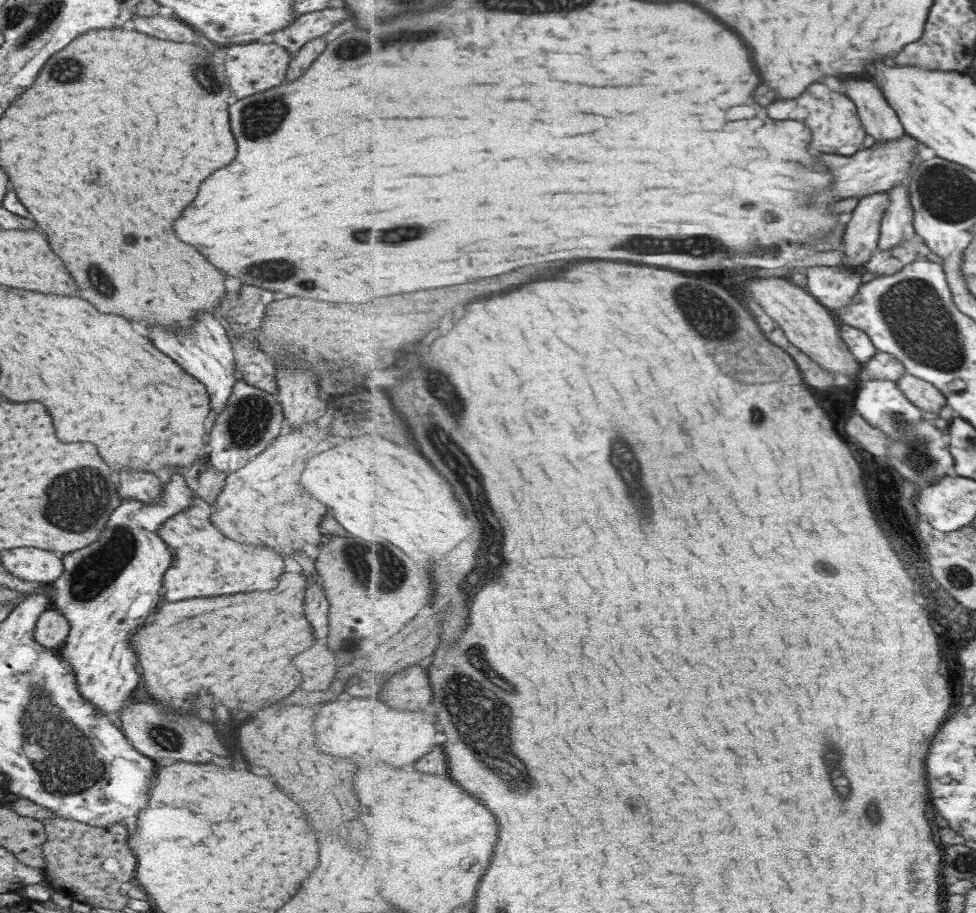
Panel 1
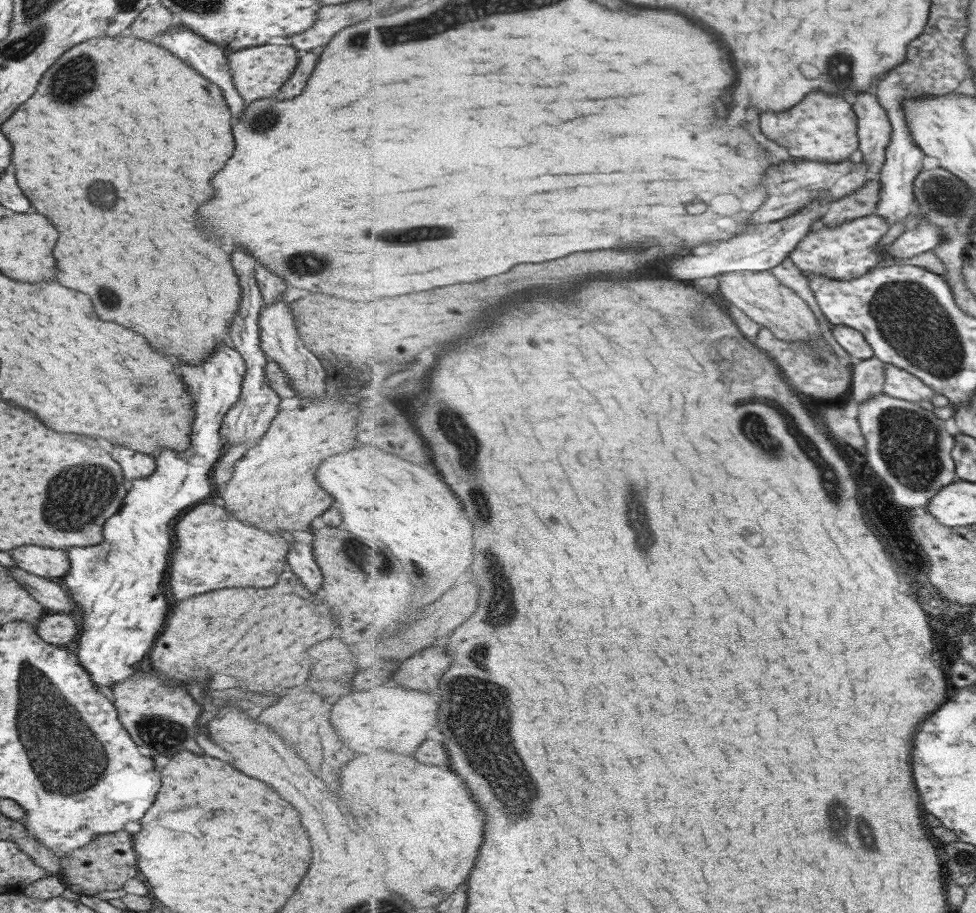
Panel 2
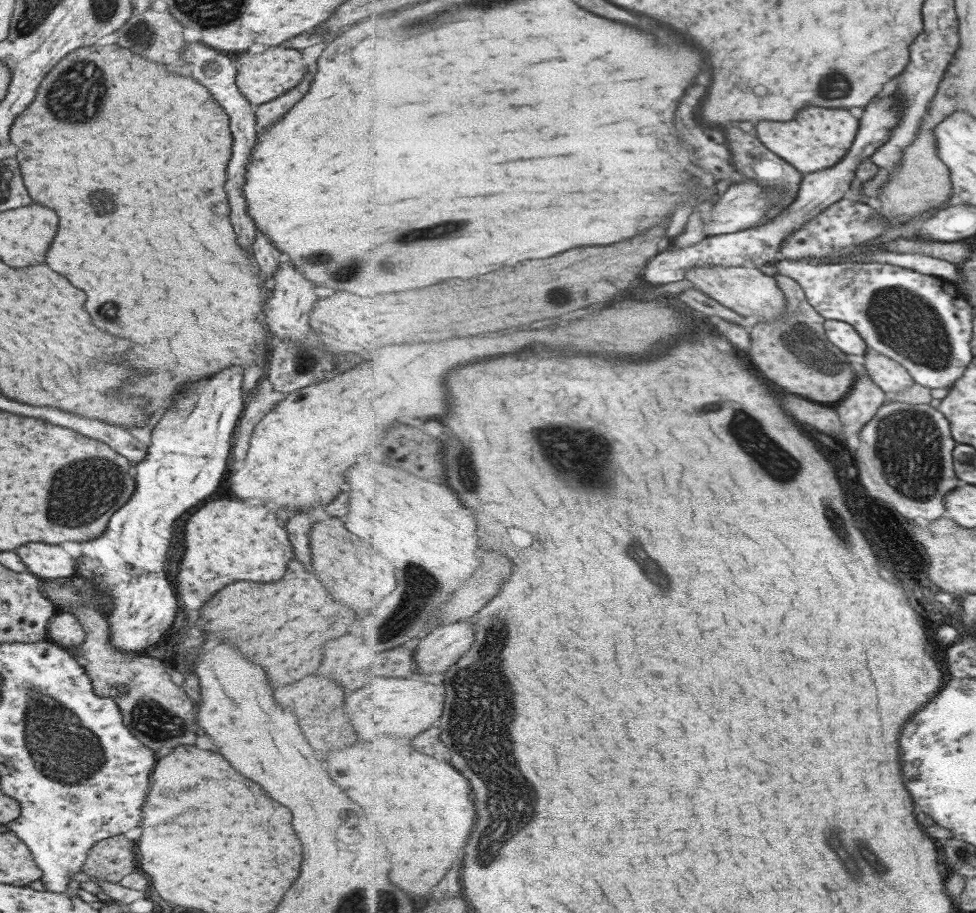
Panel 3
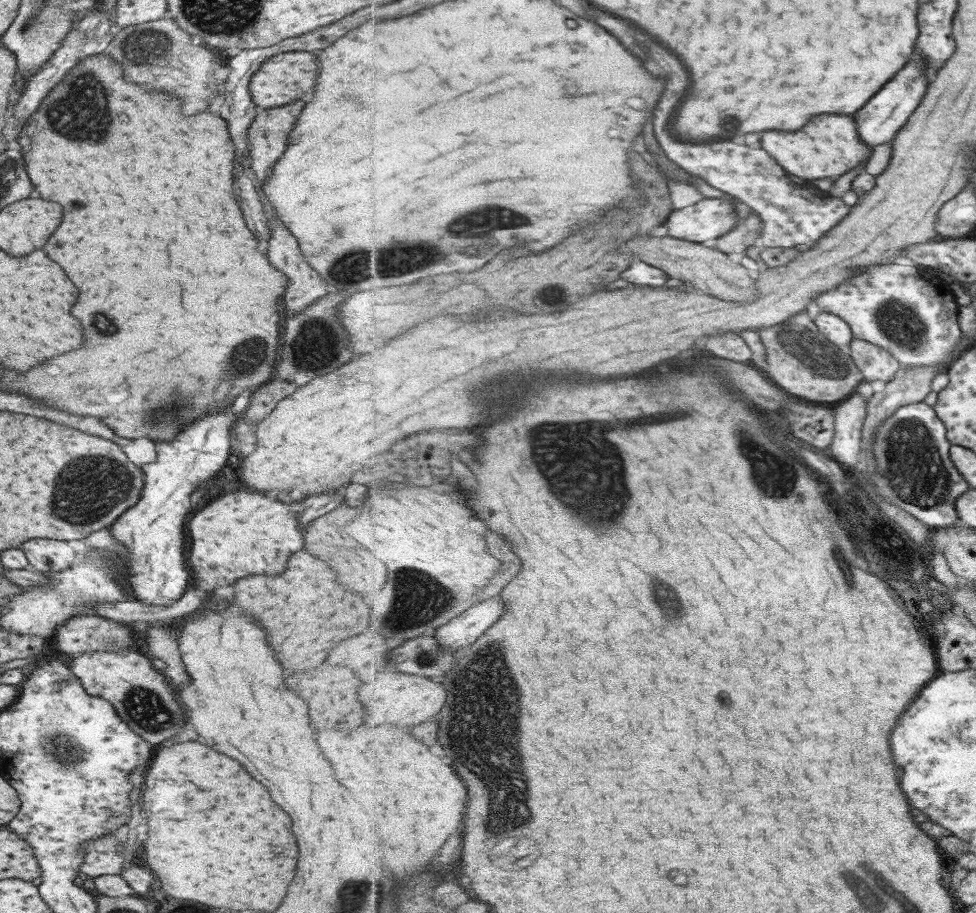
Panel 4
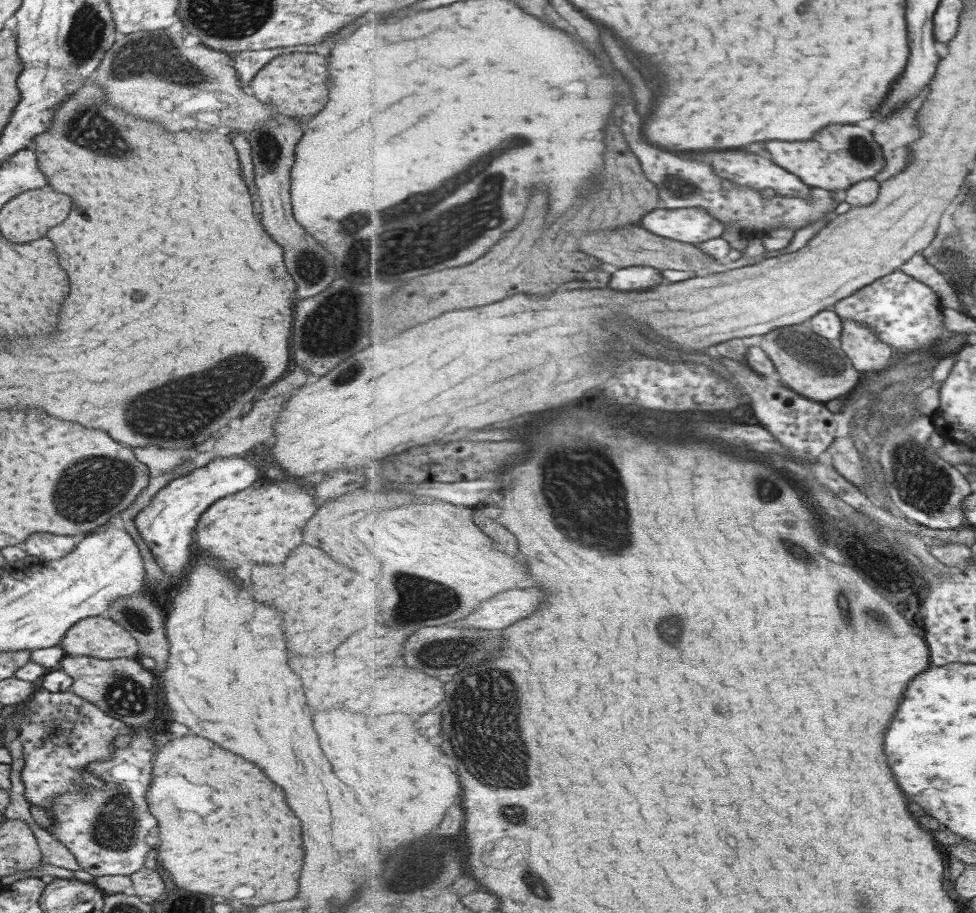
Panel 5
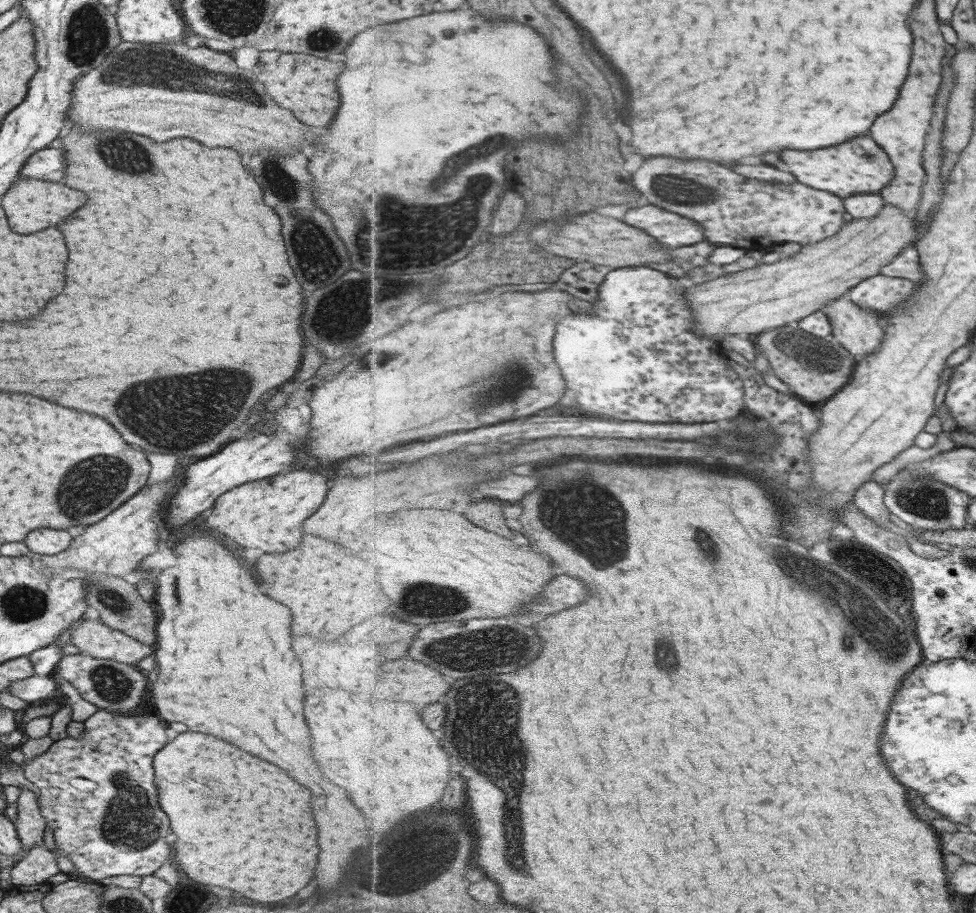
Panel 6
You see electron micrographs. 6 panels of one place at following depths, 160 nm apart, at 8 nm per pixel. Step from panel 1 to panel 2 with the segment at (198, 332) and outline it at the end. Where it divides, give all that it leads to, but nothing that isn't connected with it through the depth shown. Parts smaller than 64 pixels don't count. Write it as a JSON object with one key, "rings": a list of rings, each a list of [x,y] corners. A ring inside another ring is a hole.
{"rings":[[[217,345],[209,358],[199,364],[179,364],[179,374],[193,394],[195,414],[189,432],[187,450],[159,450],[159,458],[154,458],[155,469],[145,478],[131,480],[132,487],[123,497],[122,505],[115,514],[105,519],[103,523],[102,541],[93,546],[75,546],[66,549],[69,568],[61,577],[63,586],[68,588],[69,597],[77,606],[79,614],[78,636],[70,648],[77,663],[84,668],[85,673],[95,688],[107,693],[110,686],[123,682],[137,672],[138,663],[145,652],[148,652],[157,632],[163,626],[167,614],[167,602],[159,584],[163,580],[163,572],[167,568],[167,556],[171,548],[171,524],[199,500],[207,498],[209,492],[215,491],[210,484],[210,470],[217,460],[223,456],[223,446],[220,445],[219,430],[222,418],[235,405],[240,393],[240,384],[245,372],[242,356],[230,345]]]}

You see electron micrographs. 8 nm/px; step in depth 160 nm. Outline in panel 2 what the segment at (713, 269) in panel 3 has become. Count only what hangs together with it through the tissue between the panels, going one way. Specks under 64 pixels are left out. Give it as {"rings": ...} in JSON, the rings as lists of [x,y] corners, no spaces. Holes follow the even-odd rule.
{"rings":[[[770,271],[723,273],[717,276],[717,279],[721,296],[732,305],[742,308],[750,317],[753,317],[759,324],[762,324],[763,327],[771,329],[777,335],[777,338],[789,342],[804,342],[808,346],[806,342],[813,342],[813,340],[821,337],[821,324],[819,324],[817,314],[811,310],[811,306],[799,294],[795,294],[791,288],[781,284],[781,280],[775,278]]]}

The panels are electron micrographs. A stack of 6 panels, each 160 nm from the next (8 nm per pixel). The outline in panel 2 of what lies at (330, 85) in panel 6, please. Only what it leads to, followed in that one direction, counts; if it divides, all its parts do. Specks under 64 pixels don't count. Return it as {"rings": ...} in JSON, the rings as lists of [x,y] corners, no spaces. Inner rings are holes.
{"rings":[[[265,43],[265,46],[252,46],[237,51],[230,51],[227,56],[229,60],[229,70],[231,70],[231,82],[237,91],[237,94],[243,100],[259,100],[276,96],[279,86],[289,78],[289,74],[295,68],[297,62],[296,50],[291,45],[271,45]]]}

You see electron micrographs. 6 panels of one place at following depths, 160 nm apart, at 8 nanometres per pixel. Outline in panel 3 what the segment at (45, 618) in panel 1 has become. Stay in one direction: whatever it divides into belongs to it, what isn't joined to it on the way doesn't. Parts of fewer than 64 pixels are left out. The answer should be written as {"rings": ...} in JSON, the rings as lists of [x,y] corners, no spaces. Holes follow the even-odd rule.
{"rings":[[[71,612],[48,617],[46,640],[57,642],[61,646],[78,647],[85,638],[85,633],[78,619]]]}

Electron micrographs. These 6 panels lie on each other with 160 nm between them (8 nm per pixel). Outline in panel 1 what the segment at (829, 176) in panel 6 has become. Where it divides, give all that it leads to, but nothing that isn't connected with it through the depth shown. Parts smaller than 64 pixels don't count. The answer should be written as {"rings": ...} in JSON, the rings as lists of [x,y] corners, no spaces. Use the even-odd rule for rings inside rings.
{"rings":[[[813,84],[805,96],[793,100],[779,100],[769,106],[769,114],[777,120],[801,120],[813,130],[813,146],[821,152],[852,155],[863,149],[868,132],[858,113],[856,102],[847,94],[831,90],[827,84]]]}

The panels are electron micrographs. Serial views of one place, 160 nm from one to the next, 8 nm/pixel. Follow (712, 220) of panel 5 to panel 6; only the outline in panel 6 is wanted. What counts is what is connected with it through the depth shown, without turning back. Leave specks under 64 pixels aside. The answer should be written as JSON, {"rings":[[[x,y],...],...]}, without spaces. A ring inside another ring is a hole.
{"rings":[[[657,205],[628,209],[623,221],[643,229],[671,249],[707,240],[703,224]]]}

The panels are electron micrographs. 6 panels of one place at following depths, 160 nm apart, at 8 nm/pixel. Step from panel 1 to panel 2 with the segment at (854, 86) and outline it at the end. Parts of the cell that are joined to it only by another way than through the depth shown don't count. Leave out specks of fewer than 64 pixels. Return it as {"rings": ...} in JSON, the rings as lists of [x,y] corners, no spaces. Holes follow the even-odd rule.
{"rings":[[[876,92],[857,94],[854,104],[853,108],[859,118],[859,150],[863,160],[868,162],[870,171],[879,176],[886,161],[887,147],[892,143],[892,120]]]}

